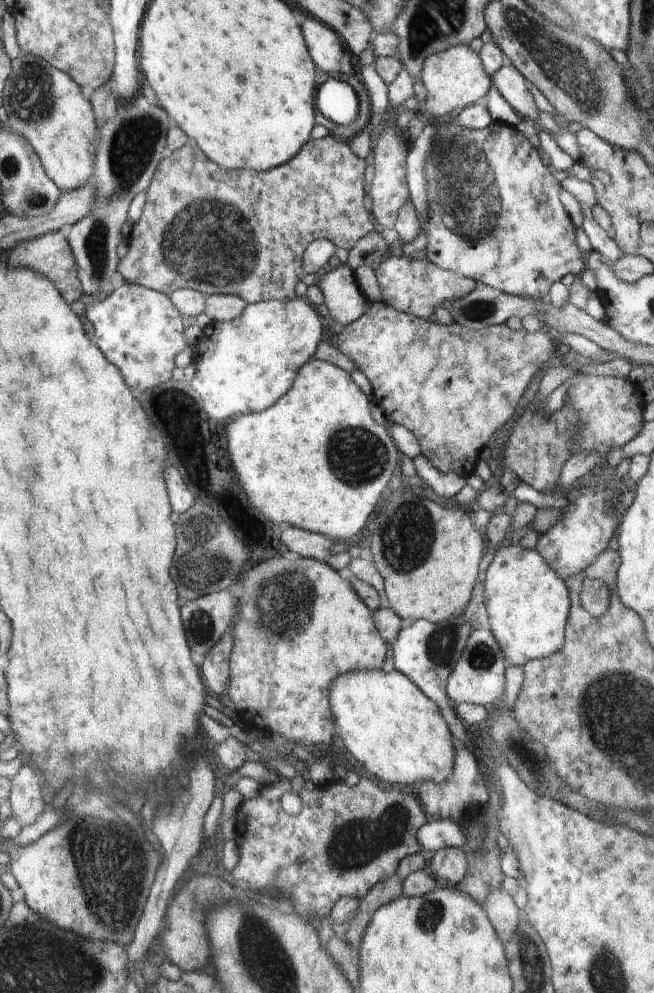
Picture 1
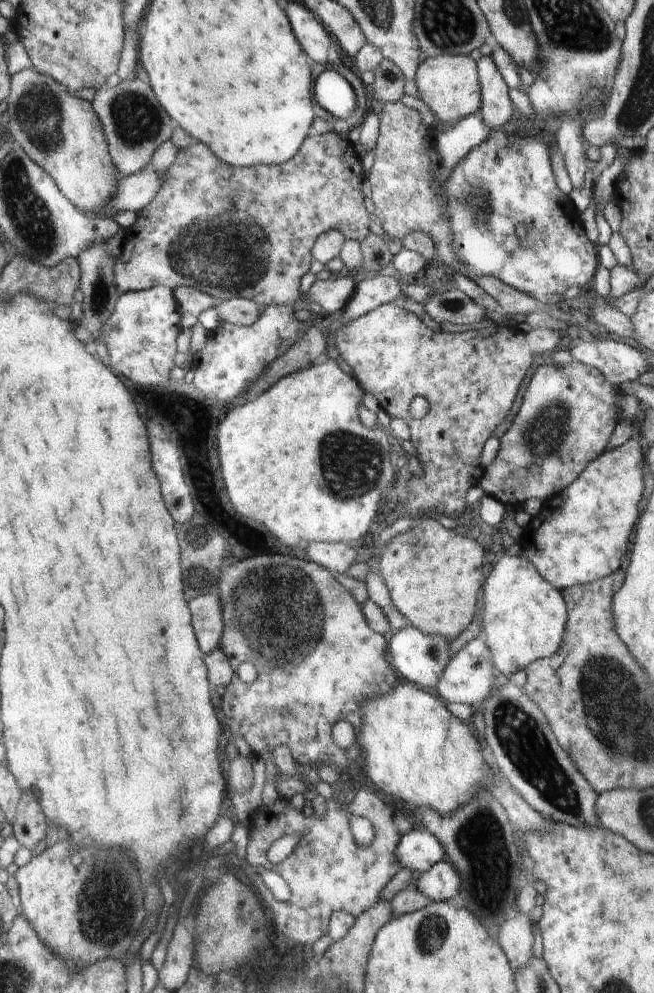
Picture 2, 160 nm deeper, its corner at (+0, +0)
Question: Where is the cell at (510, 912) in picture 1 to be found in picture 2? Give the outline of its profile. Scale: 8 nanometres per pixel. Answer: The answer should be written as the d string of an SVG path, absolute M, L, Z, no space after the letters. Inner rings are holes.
M519 912L517 917L506 919L498 930L497 942L508 956L510 966L516 970L522 970L534 956L532 929L529 917Z

